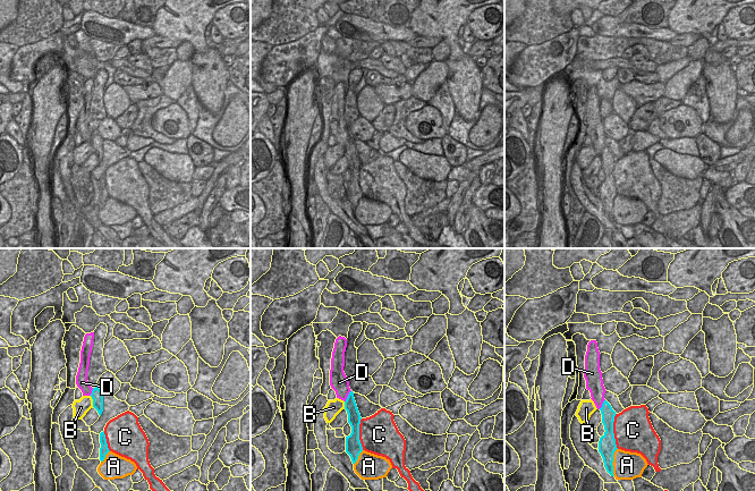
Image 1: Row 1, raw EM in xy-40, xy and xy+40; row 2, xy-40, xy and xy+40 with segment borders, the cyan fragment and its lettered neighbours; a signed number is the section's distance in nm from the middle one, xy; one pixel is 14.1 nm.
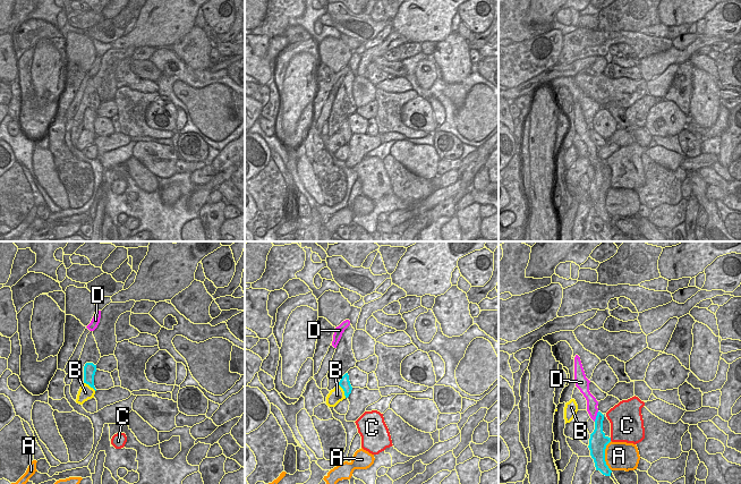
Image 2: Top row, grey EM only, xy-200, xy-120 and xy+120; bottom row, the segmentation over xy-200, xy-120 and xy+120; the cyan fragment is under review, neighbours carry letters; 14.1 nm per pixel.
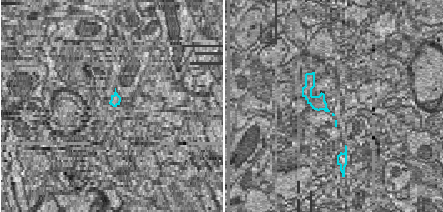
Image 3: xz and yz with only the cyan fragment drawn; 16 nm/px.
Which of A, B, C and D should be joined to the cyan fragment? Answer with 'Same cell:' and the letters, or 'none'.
Same cell: none.

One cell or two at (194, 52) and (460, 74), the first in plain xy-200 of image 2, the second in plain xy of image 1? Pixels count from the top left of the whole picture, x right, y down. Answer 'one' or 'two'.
one

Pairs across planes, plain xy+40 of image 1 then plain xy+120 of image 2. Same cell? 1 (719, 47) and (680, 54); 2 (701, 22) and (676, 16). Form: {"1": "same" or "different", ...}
{"1": "same", "2": "same"}

